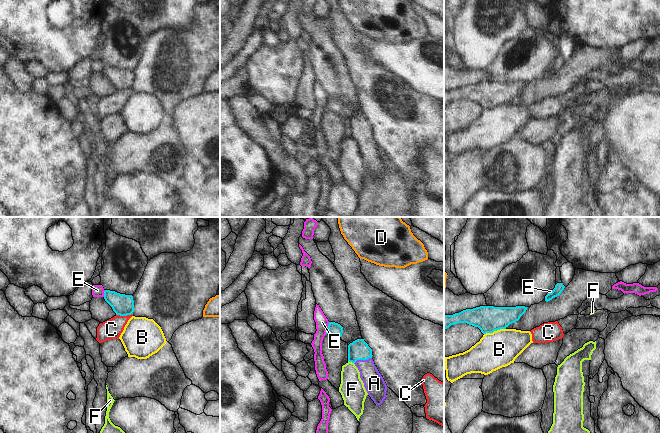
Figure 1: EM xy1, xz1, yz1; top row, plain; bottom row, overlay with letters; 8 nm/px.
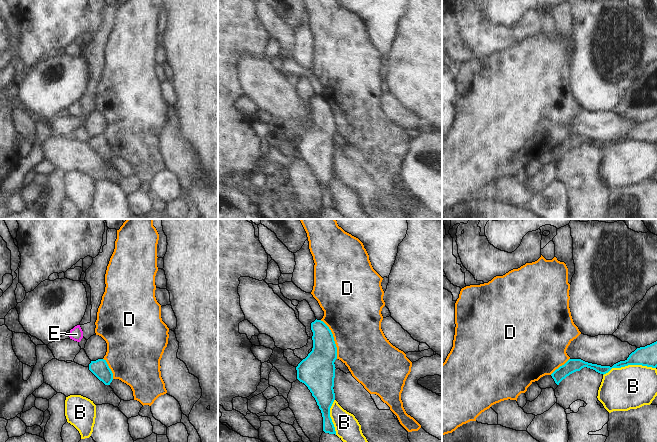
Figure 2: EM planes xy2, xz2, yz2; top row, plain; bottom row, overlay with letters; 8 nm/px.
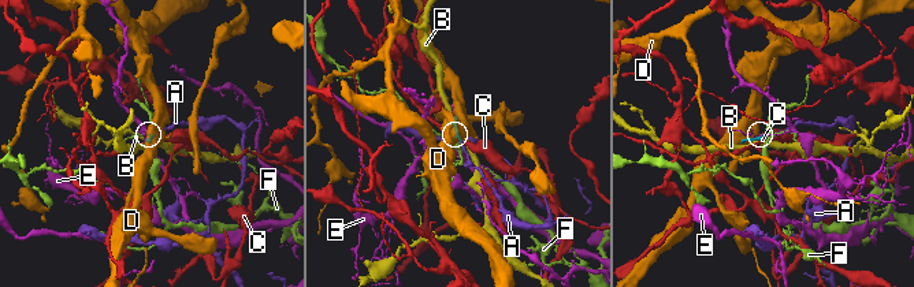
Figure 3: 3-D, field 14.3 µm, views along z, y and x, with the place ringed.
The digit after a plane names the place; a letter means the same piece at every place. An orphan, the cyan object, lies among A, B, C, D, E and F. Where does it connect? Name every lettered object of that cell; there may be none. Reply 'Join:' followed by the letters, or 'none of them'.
Join: A

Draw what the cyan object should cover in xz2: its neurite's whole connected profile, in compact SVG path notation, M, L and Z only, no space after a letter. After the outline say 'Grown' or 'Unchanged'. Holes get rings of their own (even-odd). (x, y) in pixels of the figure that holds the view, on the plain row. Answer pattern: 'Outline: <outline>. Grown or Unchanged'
Outline: M321 96L311 99L313 124L298 142L297 155L304 159L315 174L323 193L323 207L335 210L330 184L335 176L334 154L337 123L329 103Z. Unchanged

